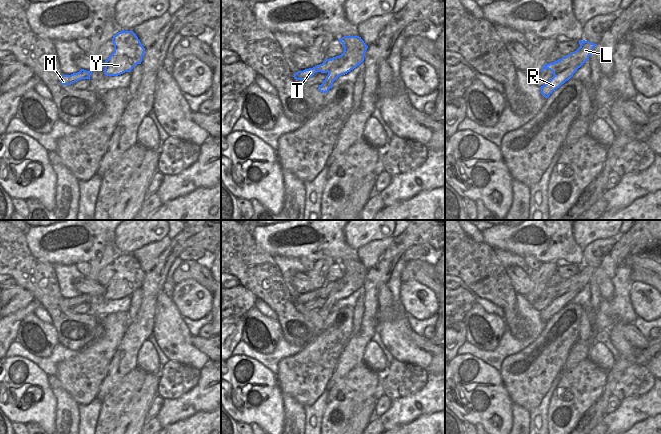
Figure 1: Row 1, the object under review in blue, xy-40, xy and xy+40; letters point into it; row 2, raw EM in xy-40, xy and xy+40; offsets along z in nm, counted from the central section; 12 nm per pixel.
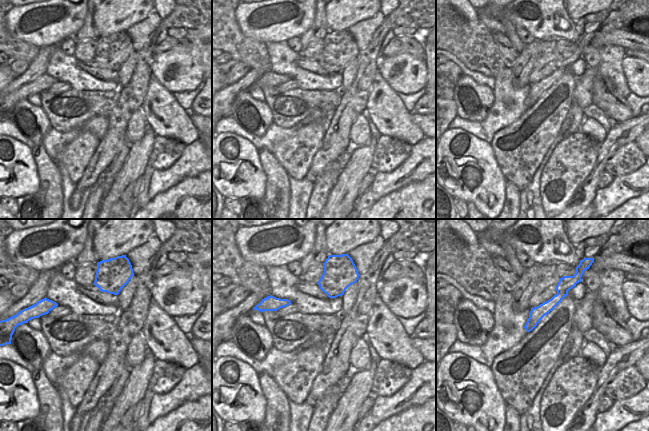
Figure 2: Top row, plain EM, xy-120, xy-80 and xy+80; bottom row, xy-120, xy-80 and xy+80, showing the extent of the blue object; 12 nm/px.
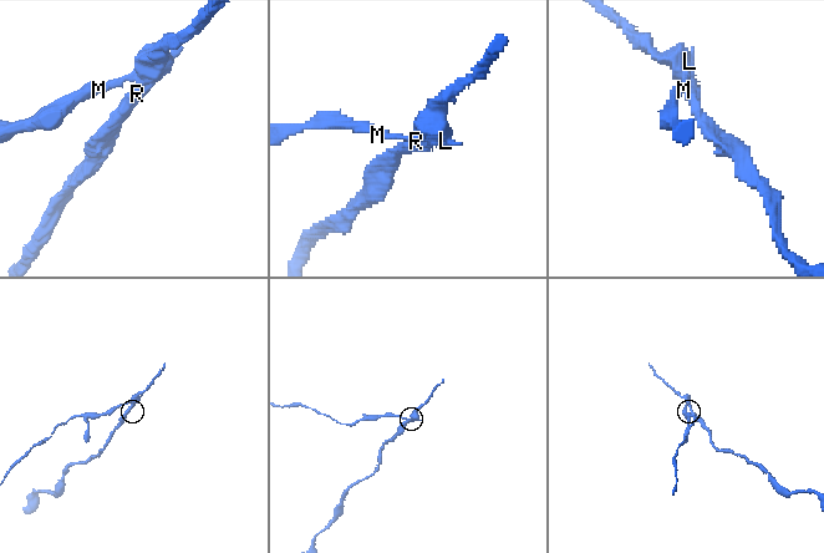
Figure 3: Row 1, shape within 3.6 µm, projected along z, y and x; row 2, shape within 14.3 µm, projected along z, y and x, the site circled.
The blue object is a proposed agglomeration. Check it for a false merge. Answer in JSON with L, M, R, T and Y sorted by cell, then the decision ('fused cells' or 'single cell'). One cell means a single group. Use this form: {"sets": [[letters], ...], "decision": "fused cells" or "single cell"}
{"sets": [["L", "R", "Y"], ["M", "T"]], "decision": "fused cells"}

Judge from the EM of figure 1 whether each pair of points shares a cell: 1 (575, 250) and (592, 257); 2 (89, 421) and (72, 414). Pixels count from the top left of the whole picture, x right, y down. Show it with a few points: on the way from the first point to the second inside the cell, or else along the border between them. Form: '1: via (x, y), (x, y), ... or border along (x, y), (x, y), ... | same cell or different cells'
1: border along (582, 248), (584, 263) | different cells
2: border along (78, 405), (79, 423) | different cells

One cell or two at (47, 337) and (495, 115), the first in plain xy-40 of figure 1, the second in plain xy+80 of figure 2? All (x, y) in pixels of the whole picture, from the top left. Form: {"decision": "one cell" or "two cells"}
{"decision": "two cells"}

